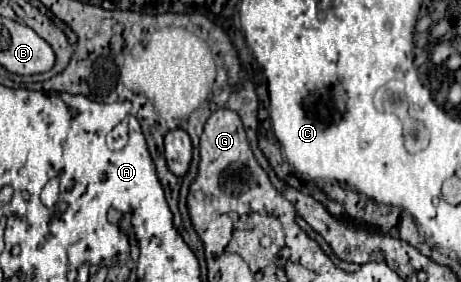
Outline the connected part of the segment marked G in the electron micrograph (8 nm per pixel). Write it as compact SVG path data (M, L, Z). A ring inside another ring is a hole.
M217 110L209 116L201 136L199 152L201 152L199 176L191 184L187 206L189 206L193 226L205 246L205 258L209 262L209 258L215 258L217 252L225 252L225 246L229 244L229 238L233 232L233 222L229 218L229 212L233 208L247 208L249 204L249 200L245 200L243 194L265 194L265 196L281 196L281 194L275 190L269 176L255 160L237 112ZM233 164L239 164L239 174L229 174L229 182L221 182L219 180L221 172L225 172ZM243 164L245 164L245 174L241 170Z

